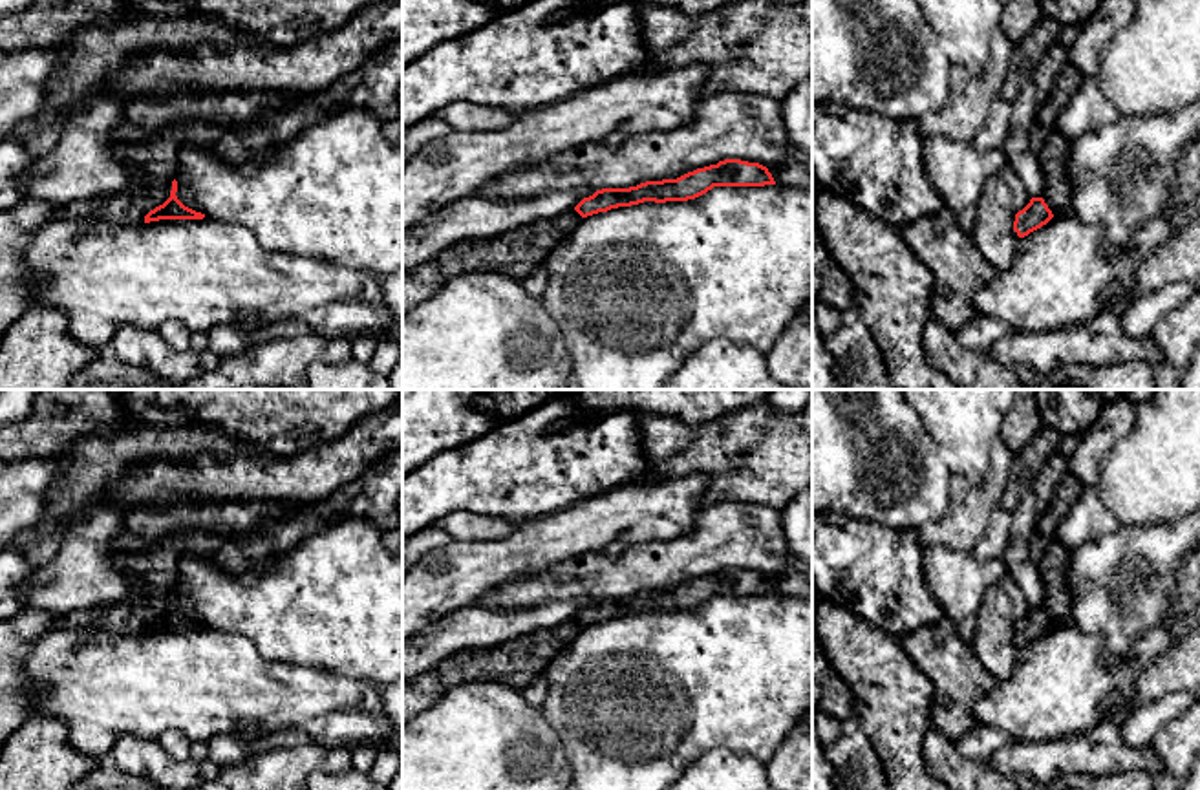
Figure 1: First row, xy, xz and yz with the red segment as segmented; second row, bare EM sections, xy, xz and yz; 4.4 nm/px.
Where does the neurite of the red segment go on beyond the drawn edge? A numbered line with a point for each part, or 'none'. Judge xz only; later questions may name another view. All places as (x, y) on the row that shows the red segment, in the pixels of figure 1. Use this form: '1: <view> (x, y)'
1: xz (518, 251)

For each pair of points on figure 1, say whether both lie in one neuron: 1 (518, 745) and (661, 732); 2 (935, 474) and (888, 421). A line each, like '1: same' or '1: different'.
1: different
2: same

